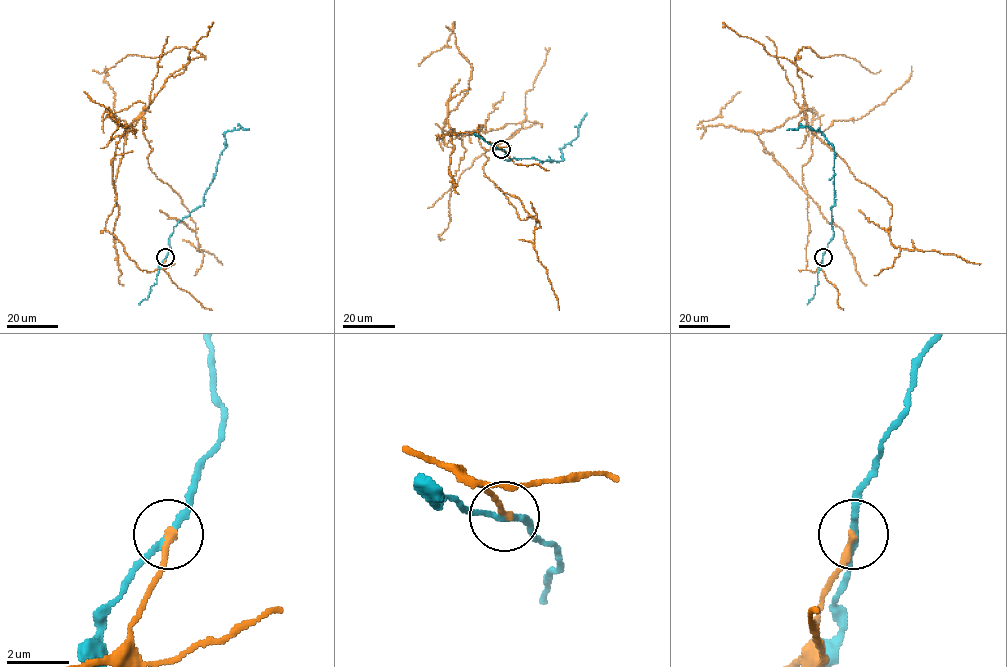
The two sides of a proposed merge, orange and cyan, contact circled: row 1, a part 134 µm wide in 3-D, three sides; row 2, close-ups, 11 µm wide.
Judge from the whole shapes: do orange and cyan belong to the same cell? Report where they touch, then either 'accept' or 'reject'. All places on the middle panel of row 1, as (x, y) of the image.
(501, 149) | reject

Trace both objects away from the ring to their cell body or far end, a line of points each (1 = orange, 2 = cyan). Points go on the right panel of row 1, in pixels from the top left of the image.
1: (823, 257), (805, 270), (805, 115), (856, 178), (891, 205), (893, 246), (980, 263)
2: (823, 257), (834, 234), (830, 209), (834, 204), (834, 147), (821, 131), (808, 126), (786, 130)

